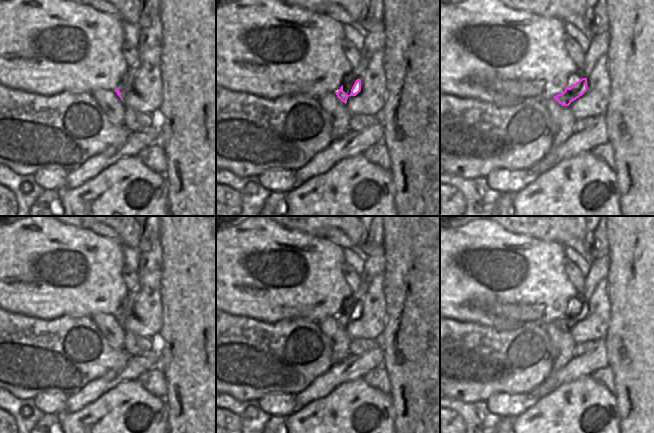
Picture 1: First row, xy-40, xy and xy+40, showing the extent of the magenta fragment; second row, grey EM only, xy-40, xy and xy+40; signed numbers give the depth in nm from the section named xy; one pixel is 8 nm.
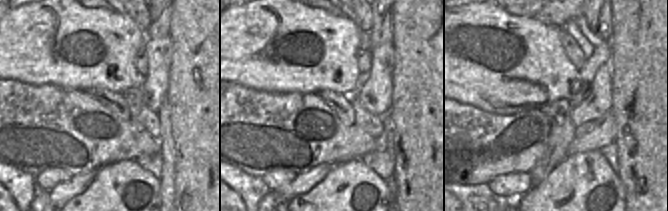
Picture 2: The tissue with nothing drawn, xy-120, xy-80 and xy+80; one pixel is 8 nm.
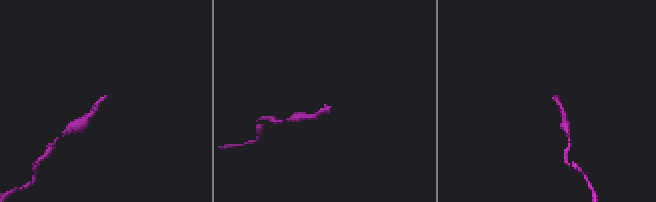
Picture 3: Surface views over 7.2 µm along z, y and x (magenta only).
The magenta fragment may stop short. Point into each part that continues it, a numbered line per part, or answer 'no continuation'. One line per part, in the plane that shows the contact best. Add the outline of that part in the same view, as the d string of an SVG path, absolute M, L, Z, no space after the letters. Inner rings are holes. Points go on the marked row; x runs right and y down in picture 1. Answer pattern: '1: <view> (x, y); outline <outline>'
1: xy (374, 41); outline M383 24L374 32L367 32L365 34L365 41L361 49L361 59L359 65L353 68L349 77L343 81L343 91L350 95L351 89L357 79L361 79L369 59L378 51L383 50L385 47L385 27Z

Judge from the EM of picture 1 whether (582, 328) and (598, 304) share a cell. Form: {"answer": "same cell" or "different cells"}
{"answer": "same cell"}

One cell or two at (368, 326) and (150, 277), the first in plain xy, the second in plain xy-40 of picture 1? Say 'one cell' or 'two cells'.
one cell

